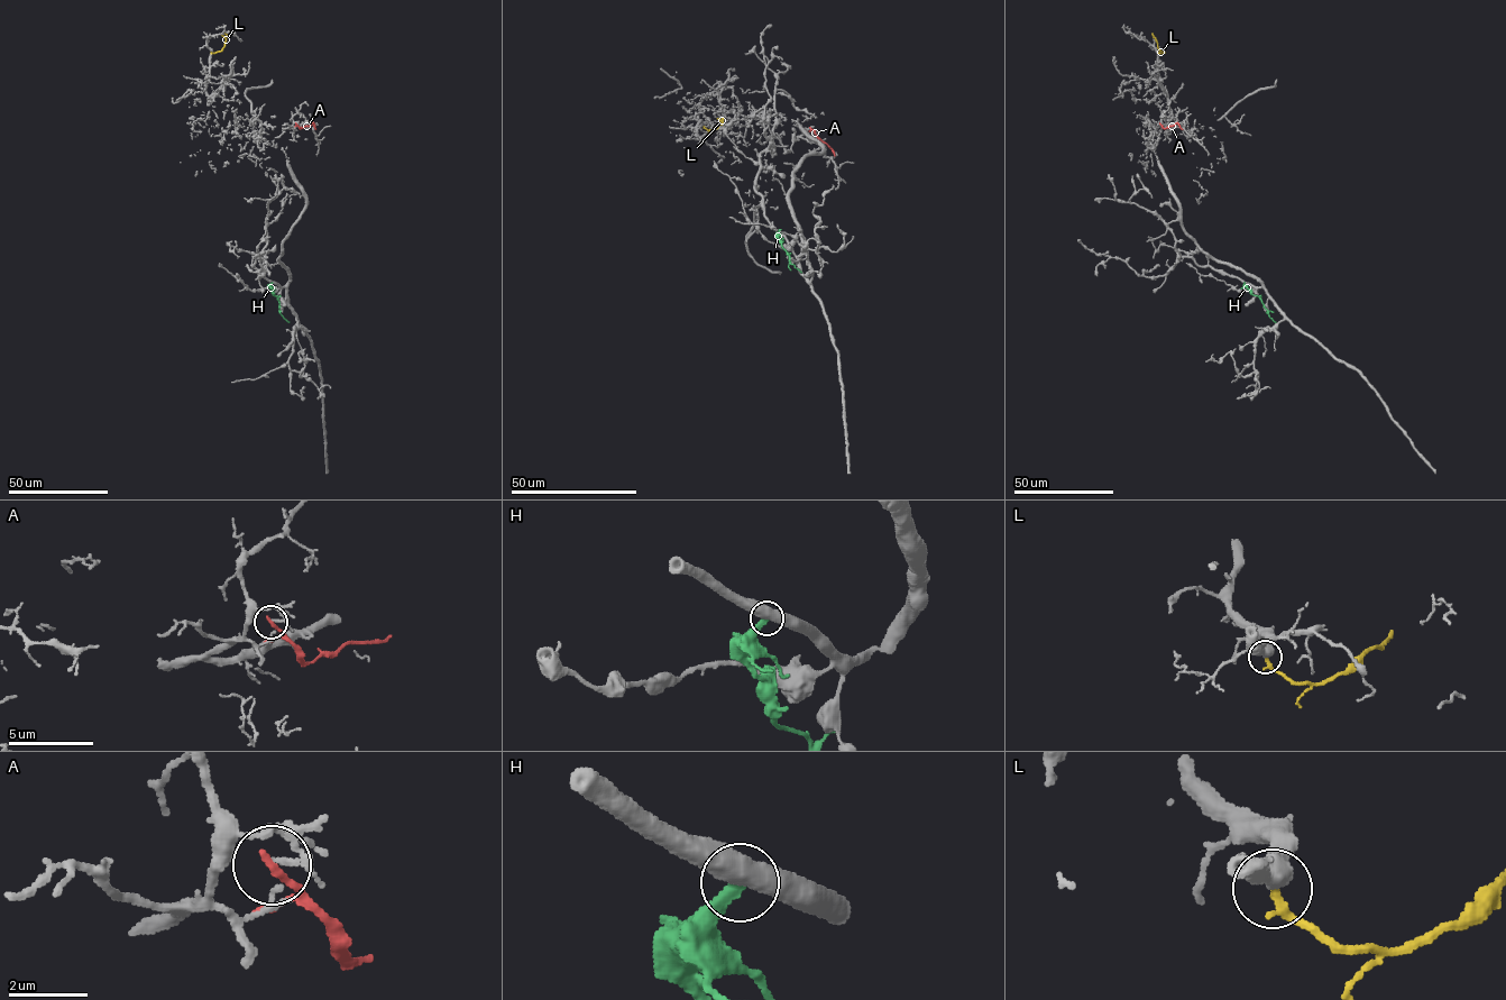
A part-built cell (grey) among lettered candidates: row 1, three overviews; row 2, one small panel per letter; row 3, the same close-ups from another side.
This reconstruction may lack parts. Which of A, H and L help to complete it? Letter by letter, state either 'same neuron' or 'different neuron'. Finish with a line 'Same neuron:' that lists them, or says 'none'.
A: different neuron
H: different neuron
L: same neuron
Same neuron: L

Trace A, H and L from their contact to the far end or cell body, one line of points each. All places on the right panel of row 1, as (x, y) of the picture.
A: (1160, 124), (1166, 128), (1177, 124), (1182, 129)
H: (1243, 282), (1275, 322)
L: (1158, 53), (1162, 52), (1151, 33)

